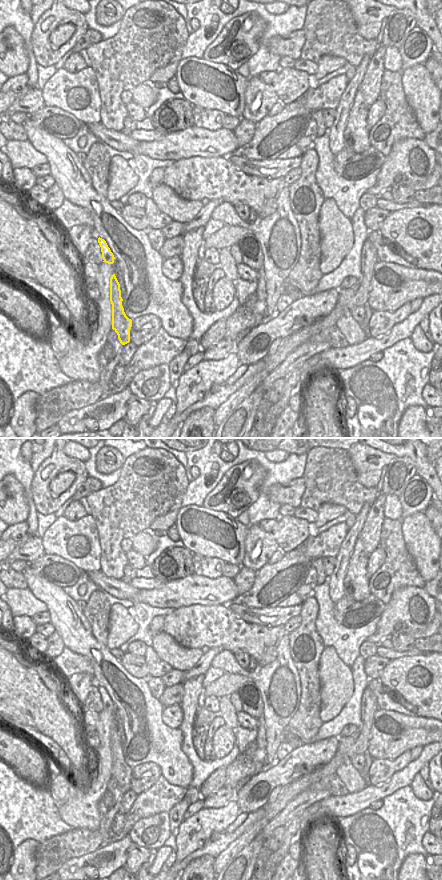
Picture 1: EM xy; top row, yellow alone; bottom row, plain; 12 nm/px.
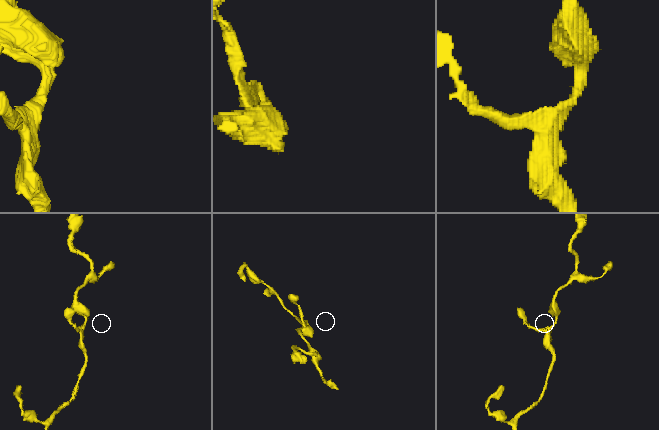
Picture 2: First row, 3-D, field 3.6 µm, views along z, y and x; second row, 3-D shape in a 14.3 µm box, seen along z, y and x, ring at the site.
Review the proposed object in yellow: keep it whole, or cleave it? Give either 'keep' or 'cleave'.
keep

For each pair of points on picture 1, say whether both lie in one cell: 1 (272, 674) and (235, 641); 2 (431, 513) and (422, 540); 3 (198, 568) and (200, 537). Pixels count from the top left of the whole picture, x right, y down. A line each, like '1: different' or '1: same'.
1: different
2: different
3: different

